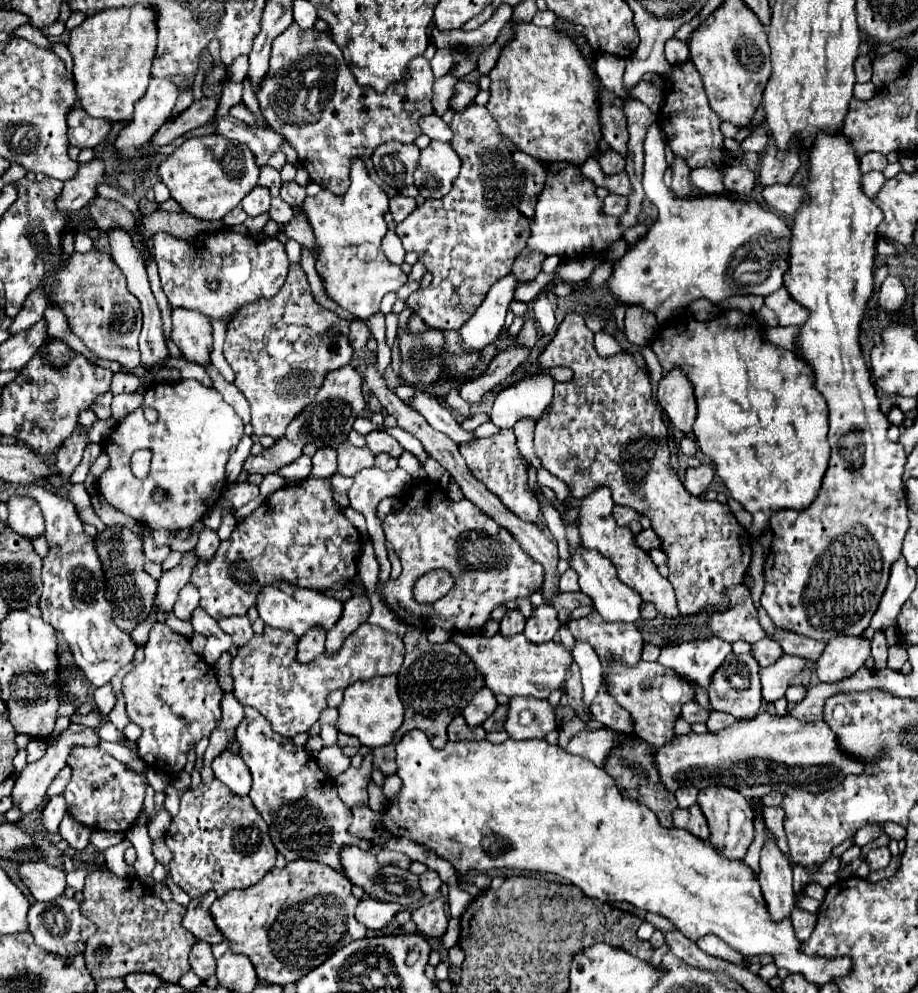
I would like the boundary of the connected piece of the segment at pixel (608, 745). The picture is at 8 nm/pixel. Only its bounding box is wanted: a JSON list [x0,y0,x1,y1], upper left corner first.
[566,728,642,768]

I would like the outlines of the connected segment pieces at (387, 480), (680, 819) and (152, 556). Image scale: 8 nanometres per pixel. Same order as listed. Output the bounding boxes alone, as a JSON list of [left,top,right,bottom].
[[348,468,412,580],[674,804,710,840],[143,529,171,564]]

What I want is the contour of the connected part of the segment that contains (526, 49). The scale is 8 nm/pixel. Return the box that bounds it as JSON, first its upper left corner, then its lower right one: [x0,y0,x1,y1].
[488,22,600,164]

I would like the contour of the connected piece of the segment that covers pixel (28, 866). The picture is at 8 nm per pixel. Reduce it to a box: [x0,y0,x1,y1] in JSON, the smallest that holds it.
[18,860,66,902]

